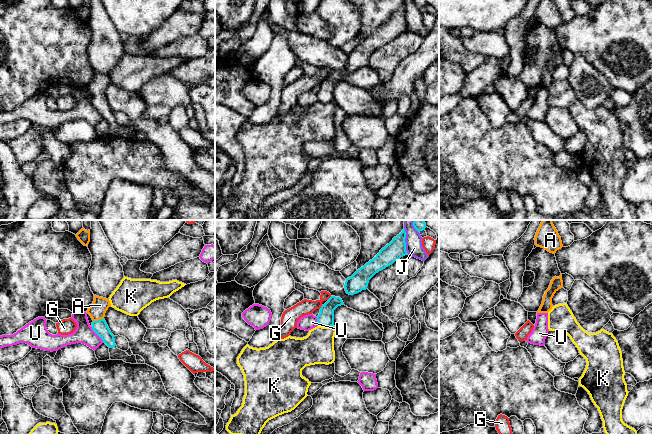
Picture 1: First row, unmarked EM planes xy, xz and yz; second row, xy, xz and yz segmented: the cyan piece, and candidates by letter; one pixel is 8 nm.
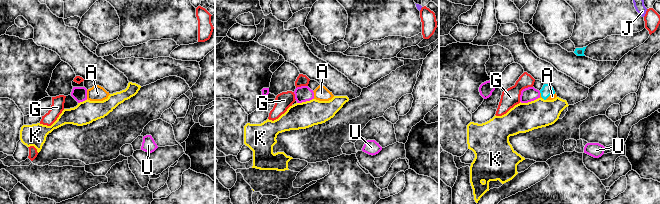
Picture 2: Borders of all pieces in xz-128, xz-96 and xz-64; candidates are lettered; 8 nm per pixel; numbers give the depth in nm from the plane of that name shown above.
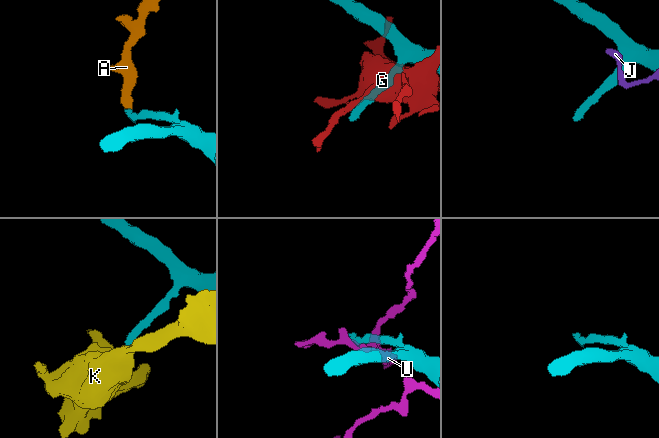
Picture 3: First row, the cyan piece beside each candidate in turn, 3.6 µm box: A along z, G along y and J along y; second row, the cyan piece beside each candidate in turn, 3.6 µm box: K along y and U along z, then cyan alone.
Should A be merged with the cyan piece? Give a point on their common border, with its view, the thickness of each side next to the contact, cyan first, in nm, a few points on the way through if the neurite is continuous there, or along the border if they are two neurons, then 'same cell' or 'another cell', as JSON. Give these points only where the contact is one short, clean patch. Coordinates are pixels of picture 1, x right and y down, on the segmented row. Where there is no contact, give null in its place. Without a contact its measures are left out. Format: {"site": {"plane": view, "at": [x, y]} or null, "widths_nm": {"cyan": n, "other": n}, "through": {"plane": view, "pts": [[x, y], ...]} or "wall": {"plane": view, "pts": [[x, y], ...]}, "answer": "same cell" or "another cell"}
{"site": {"plane": "xy", "at": [98, 320]}, "widths_nm": {"cyan": 120, "other": 140}, "through": {"plane": "xy", "pts": [[100, 327], [98, 320], [98, 308], [100, 305]]}, "answer": "same cell"}

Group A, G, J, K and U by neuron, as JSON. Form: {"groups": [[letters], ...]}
{"groups": [["A"], ["G"], ["J"], ["K"], ["U"]]}

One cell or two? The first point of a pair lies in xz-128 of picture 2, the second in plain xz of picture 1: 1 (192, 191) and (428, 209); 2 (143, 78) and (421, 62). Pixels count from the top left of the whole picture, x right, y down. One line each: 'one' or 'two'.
1: one
2: two

